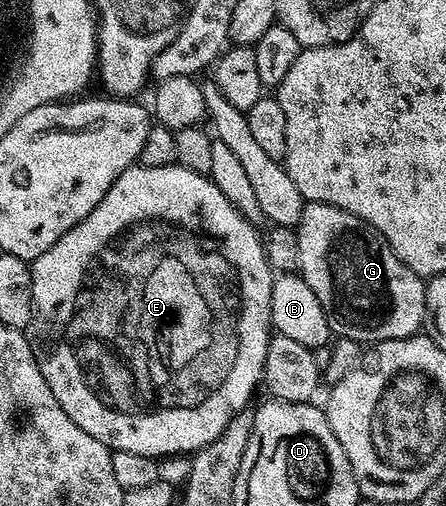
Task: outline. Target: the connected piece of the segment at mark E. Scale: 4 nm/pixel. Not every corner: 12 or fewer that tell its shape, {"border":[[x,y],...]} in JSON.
{"border":[[128,167],[33,260],[30,348],[111,451],[262,383],[263,236]]}

